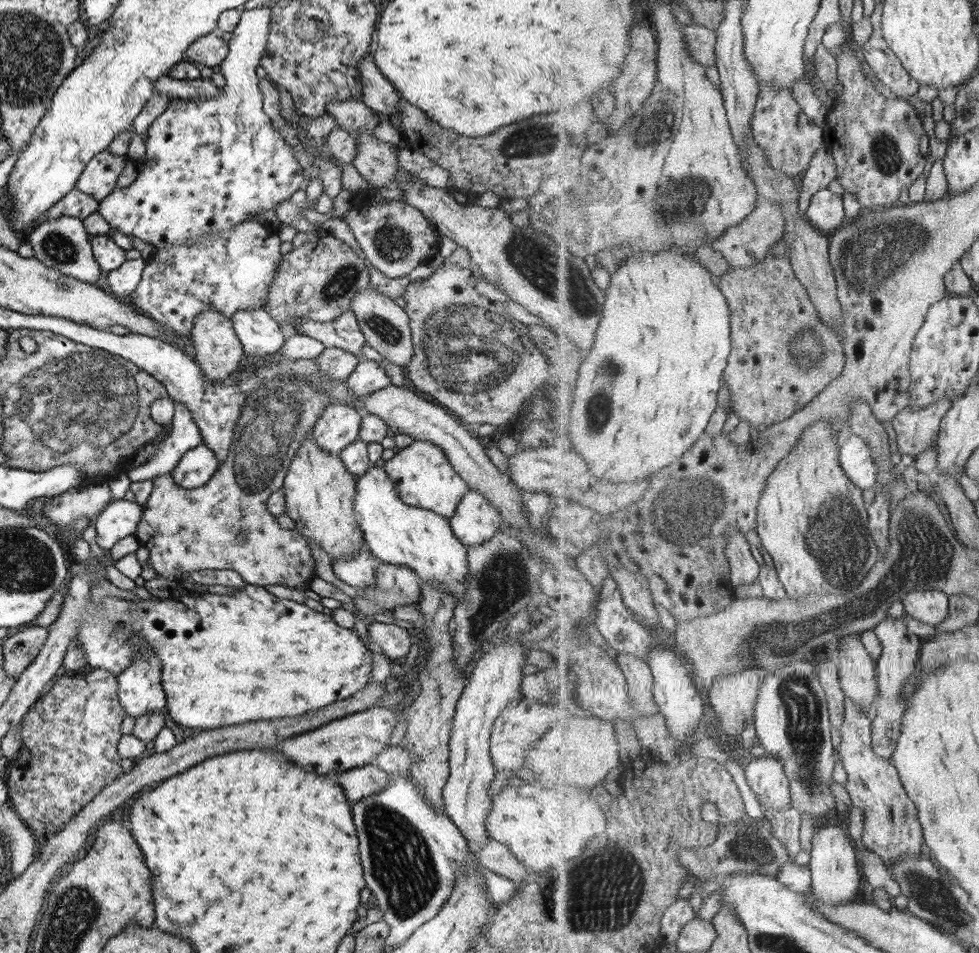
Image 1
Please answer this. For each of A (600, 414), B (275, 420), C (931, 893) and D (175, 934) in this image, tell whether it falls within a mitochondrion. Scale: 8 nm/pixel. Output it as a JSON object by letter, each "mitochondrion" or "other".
{"A":"mitochondrion","B":"mitochondrion","C":"mitochondrion","D":"other"}

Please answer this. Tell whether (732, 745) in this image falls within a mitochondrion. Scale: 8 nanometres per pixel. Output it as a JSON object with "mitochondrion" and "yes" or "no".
{"mitochondrion":"no"}

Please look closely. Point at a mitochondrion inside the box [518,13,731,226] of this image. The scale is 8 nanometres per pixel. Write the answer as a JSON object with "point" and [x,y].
{"point":[658,130]}

